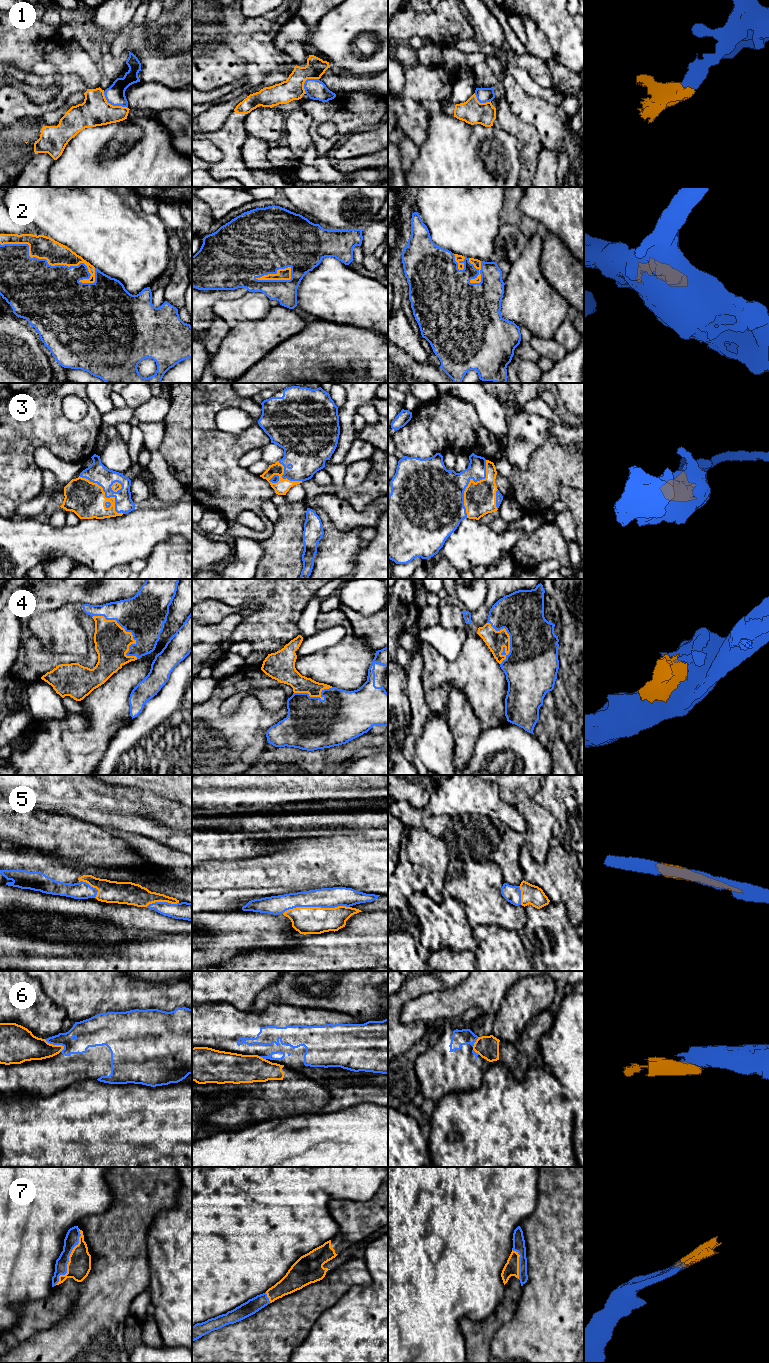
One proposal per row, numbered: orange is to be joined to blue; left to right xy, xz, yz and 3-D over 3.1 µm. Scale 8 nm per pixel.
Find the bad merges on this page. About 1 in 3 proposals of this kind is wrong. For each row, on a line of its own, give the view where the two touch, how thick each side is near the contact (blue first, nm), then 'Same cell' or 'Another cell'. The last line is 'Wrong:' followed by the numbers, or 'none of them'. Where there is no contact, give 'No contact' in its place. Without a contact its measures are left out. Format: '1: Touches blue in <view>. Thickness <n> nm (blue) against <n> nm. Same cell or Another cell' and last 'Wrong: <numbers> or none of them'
1: Touches blue in xy. Thickness 160 nm (blue) against 240 nm. Another cell
2: Touches blue in xy. Thickness 500 nm (blue) against 190 nm. Same cell
3: Touches blue in yz. Thickness 400 nm (blue) against 260 nm. Same cell
4: Touches blue in xy. Thickness 340 nm (blue) against 280 nm. Same cell
5: Touches blue in xz. Thickness 160 nm (blue) against 220 nm. Same cell
6: Touches blue in xy. Thickness 160 nm (blue) against 240 nm. Another cell
7: Touches blue in xy. Thickness 110 nm (blue) against 190 nm. Same cell
Wrong: 1, 6

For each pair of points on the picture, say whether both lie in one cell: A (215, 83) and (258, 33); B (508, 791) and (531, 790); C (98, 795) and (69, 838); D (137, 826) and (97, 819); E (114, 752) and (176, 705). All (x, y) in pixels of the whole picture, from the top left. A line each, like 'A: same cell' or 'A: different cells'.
A: same cell
B: same cell
C: different cells
D: same cell
E: same cell

